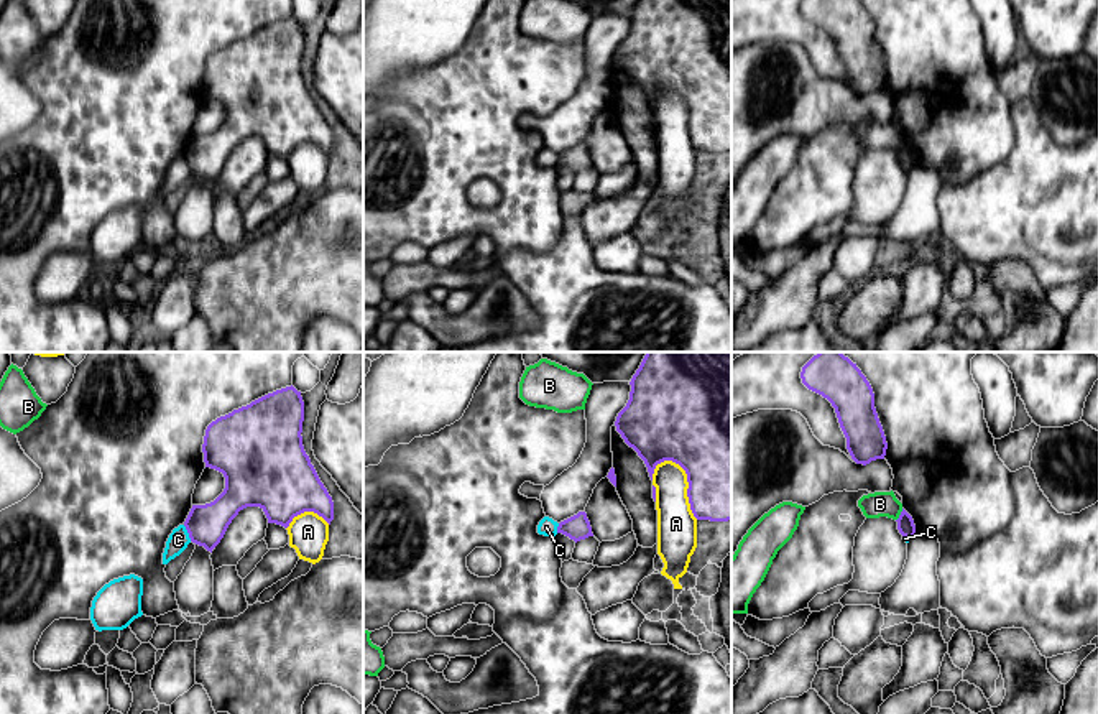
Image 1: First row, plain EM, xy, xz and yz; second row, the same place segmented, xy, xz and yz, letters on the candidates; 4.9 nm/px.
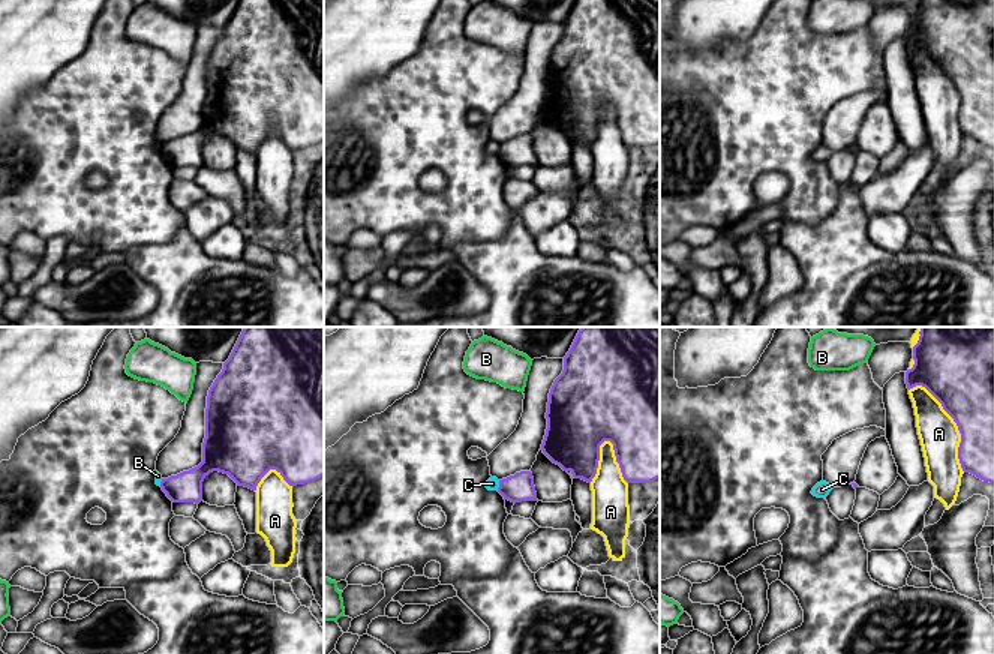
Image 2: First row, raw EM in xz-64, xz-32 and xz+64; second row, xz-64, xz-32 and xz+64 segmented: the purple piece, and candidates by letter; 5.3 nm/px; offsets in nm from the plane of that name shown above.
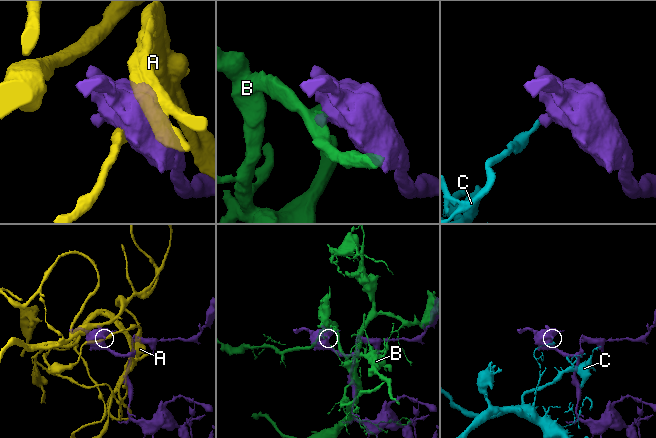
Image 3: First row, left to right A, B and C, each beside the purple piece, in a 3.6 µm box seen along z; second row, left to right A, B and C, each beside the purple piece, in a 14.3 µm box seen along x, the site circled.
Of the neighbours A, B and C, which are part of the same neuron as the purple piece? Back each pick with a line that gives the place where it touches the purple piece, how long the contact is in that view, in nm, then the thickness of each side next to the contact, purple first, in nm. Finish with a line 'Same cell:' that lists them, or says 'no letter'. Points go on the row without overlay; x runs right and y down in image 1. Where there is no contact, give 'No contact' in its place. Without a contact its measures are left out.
Same cell: no letter

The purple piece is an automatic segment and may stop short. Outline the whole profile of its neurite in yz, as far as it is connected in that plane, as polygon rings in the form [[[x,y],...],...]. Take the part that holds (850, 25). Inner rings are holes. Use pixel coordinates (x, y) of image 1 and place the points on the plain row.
[[[802,0],[800,10],[835,39],[847,81],[856,95],[884,90],[888,74],[874,39],[874,25],[860,0]]]

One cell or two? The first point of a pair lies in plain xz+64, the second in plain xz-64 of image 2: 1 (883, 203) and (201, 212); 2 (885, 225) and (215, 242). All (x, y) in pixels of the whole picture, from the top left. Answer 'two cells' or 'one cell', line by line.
1: one cell
2: one cell

